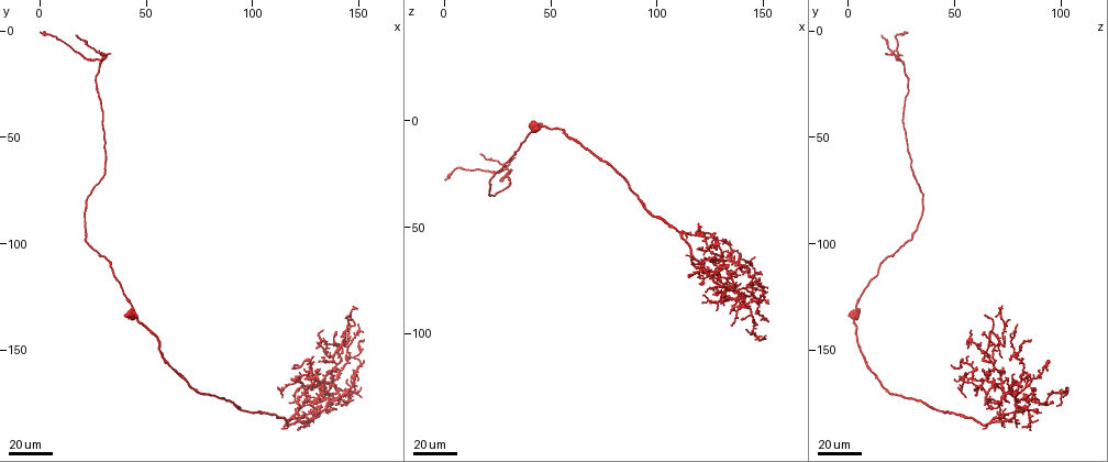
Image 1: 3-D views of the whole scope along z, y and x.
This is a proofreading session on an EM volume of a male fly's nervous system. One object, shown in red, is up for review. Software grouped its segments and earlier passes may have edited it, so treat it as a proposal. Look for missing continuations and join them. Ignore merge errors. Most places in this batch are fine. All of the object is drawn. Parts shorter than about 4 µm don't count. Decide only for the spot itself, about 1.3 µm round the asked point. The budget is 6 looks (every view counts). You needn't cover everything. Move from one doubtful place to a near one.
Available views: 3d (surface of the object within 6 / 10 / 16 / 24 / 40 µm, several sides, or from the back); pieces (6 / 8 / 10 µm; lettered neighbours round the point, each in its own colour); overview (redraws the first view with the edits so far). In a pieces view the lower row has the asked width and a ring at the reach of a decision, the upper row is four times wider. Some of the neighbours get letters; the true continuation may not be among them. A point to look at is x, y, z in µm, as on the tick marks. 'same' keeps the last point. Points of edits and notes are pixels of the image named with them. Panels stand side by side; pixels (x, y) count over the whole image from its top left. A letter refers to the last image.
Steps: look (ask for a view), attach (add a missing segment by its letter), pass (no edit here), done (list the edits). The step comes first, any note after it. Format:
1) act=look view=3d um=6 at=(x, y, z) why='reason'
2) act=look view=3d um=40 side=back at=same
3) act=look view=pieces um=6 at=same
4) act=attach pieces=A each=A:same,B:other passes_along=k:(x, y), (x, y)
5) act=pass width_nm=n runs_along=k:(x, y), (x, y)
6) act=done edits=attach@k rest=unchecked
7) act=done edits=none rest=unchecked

act=look view=3d um=40 at=(143, 142, 69) why='free end'

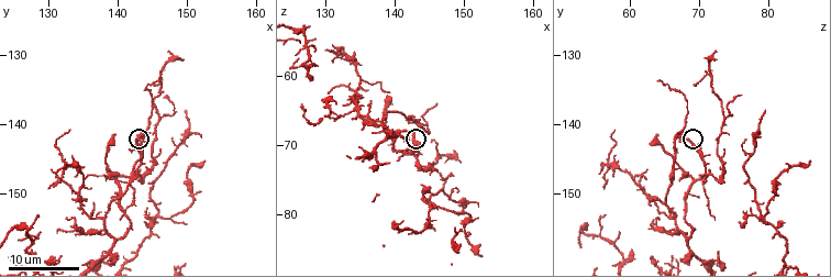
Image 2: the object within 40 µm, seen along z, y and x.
act=look view=pieces um=10 at=(143.0, 142.5, 68.0) why='see the neighbours'

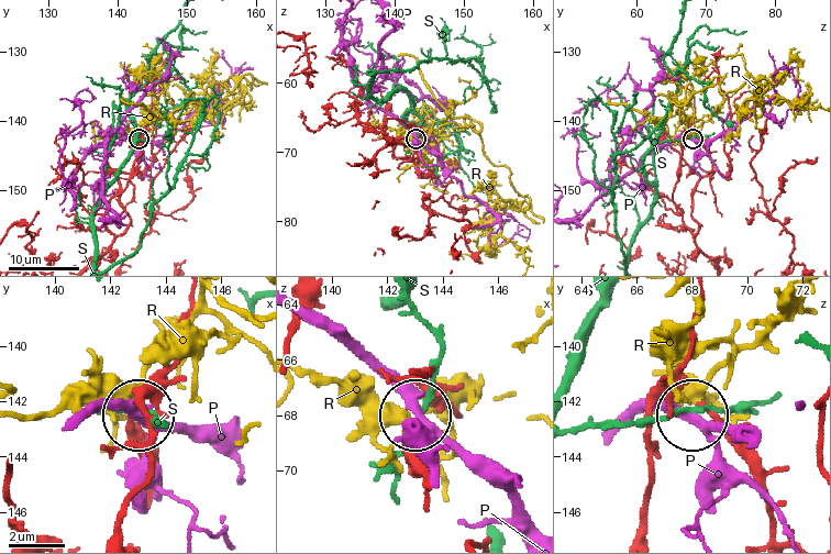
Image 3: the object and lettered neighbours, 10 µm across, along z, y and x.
act=pass each=P:other,R:other,S:other runs_along=3:(773, 534), (754, 464), (697, 407) found='none of them fits'

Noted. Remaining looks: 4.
act=look view=3d um=16 at=(149.0, 131.0, 72.0)

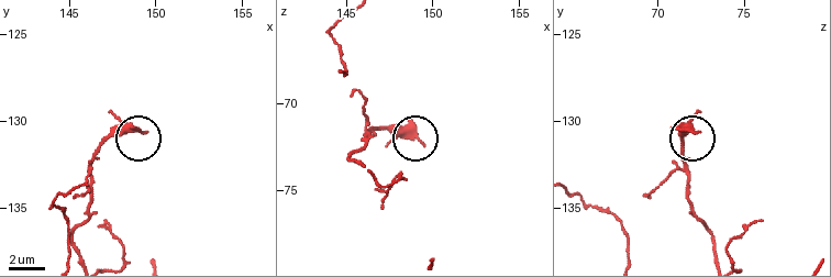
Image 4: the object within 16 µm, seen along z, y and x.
act=look view=pieces um=6 at=(149.5, 130.6, 72.2) why='see the neighbours'

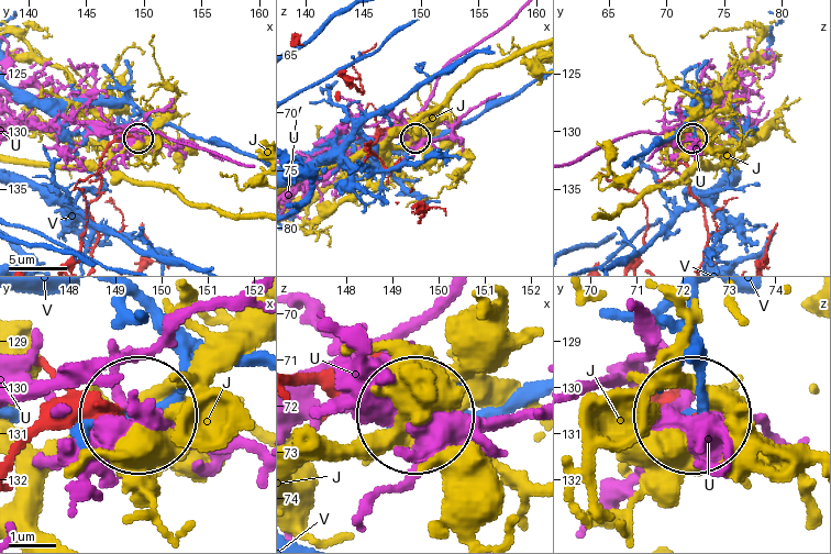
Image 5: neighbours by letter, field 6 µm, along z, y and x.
act=pass each=J:other,U:other,V:other found='none of them fits'

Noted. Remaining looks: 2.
act=look view=3d um=24 at=(0, 1, 28) why='long arm stops here'

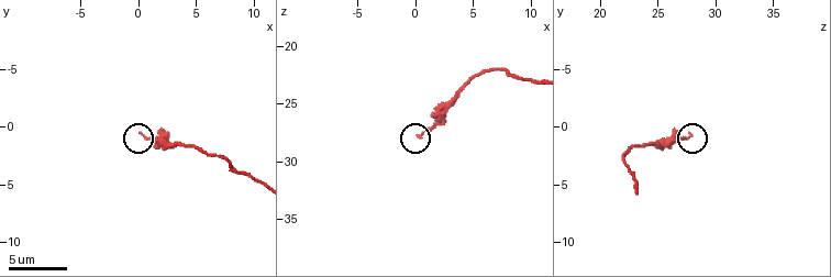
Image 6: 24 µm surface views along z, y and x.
act=look view=pieces um=8 at=(0.2, 0.6, 27.6)

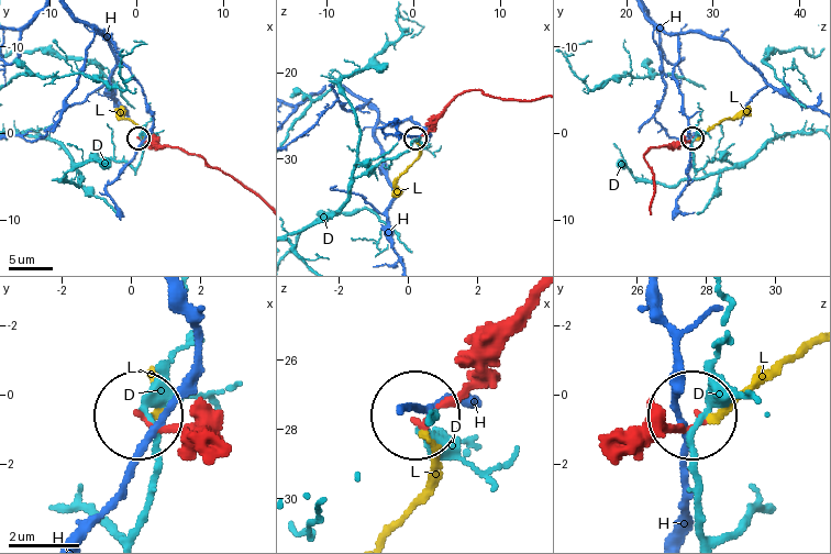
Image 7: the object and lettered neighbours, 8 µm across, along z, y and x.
act=attach pieces=L width_nm=140 each=D:other,H:other,L:same passes_along=7:(671, 147), (690, 142), (750, 106) found='it goes on there'

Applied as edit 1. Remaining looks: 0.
act=done edits=attach@7 rest=unchecked

